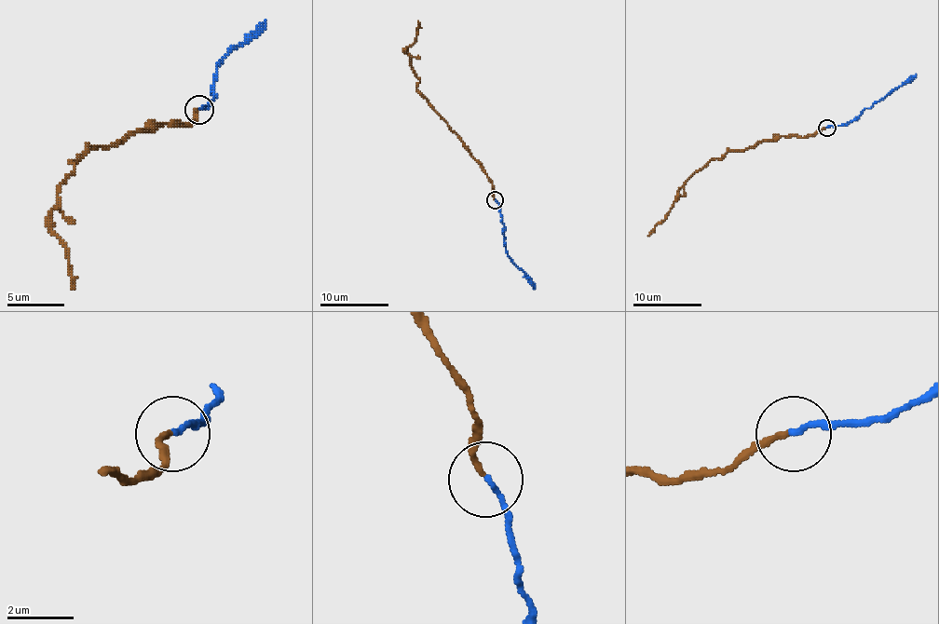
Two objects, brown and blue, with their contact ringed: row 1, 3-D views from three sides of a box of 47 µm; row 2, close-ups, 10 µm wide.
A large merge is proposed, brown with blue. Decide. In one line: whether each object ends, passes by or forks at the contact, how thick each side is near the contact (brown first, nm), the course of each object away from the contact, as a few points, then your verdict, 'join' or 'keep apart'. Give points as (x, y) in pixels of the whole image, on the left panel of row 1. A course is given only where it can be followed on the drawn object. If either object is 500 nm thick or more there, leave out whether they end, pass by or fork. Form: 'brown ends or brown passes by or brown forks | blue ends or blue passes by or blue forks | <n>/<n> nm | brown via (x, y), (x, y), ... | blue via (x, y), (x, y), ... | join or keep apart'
brown ends | blue ends | 160/140 nm | brown via (199, 109), (191, 123), (154, 123), (68, 160), (74, 169), (60, 185), (51, 225), (68, 257), (71, 289) | blue via (199, 109), (214, 101), (217, 66), (265, 20) | join

